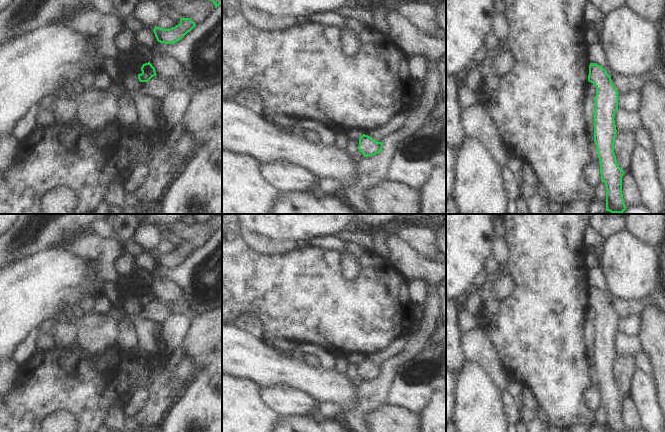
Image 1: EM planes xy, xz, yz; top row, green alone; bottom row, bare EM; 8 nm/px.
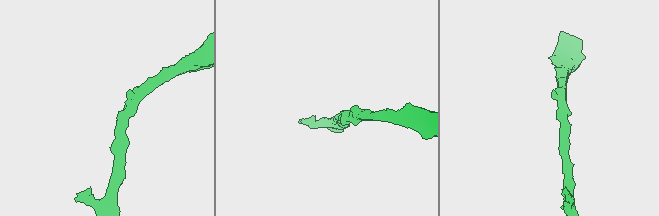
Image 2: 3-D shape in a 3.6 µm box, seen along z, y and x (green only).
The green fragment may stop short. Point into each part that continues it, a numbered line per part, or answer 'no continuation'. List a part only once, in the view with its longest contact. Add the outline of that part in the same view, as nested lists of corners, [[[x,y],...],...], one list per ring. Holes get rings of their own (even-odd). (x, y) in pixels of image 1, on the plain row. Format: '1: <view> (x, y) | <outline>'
no continuation

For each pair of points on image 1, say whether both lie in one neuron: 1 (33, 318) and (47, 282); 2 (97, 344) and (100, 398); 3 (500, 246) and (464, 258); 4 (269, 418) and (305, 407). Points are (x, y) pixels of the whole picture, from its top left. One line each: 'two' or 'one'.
1: one
2: two
3: two
4: two

